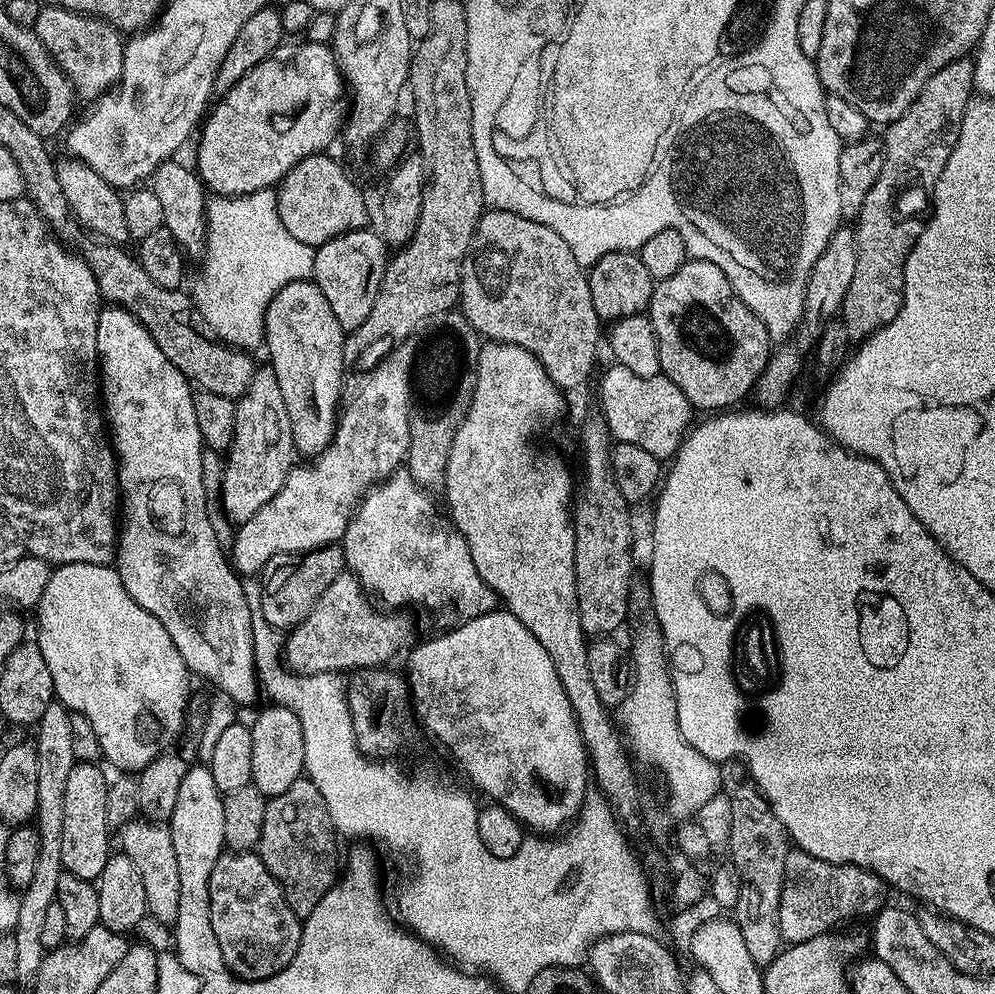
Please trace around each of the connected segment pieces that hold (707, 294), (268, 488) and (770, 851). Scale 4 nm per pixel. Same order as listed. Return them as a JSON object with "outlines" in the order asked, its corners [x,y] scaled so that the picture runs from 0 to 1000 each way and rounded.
{"outlines":[[[[693,260],[681,272],[681,276],[673,276],[673,280],[658,283],[655,299],[649,315],[657,328],[657,336],[661,340],[661,360],[663,373],[689,400],[695,405],[696,411],[716,410],[712,412],[732,412],[748,397],[755,395],[760,382],[772,366],[777,353],[777,343],[772,340],[768,325],[757,316],[742,300],[742,296],[734,288],[730,276],[718,268],[718,264]]],[[[271,368],[264,369],[254,373],[251,388],[237,403],[235,441],[227,456],[225,480],[221,486],[219,503],[225,506],[224,518],[238,528],[255,521],[255,517],[283,493],[283,485],[287,485],[287,477],[291,477],[299,459],[291,421],[287,418],[287,404],[283,404],[283,392],[279,392],[279,380],[275,380]]],[[[729,765],[723,770],[724,797],[734,805],[735,832],[730,861],[742,875],[742,907],[738,927],[746,938],[751,959],[765,976],[786,956],[784,945],[784,900],[788,890],[790,863],[794,856],[792,837],[776,818],[776,813],[764,800],[752,772],[743,765]]]]}

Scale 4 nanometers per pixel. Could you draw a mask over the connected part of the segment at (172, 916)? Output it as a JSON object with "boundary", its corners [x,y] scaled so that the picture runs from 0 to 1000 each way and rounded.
{"boundary":[[[136,823],[120,834],[119,841],[121,841],[120,856],[126,857],[131,867],[135,867],[135,871],[139,871],[143,879],[143,892],[147,895],[149,922],[166,932],[176,930],[181,902],[179,894],[183,890],[179,888],[179,866],[175,860],[172,832],[168,828],[158,827],[152,823]]]}

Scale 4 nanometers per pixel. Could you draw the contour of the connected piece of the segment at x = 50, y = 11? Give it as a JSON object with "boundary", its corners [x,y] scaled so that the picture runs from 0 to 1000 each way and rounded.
{"boundary":[[[44,6],[38,14],[34,31],[52,56],[53,64],[57,64],[64,71],[65,78],[72,84],[79,100],[81,97],[87,103],[95,103],[120,85],[127,40],[114,24],[98,16],[84,16],[81,12]]]}

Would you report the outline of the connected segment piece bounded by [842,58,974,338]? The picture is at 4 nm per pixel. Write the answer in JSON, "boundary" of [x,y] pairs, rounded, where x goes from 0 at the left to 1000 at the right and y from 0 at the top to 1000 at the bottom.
{"boundary":[[[966,58],[947,66],[931,87],[919,99],[919,103],[887,134],[888,162],[882,183],[874,187],[870,203],[858,225],[860,234],[860,263],[858,280],[854,280],[854,292],[846,311],[846,321],[853,339],[870,340],[881,334],[901,319],[909,303],[909,269],[915,252],[930,227],[928,220],[901,210],[901,200],[912,189],[924,183],[930,191],[940,186],[957,154],[959,143],[967,127],[969,112],[978,100],[979,66],[977,60]]]}

